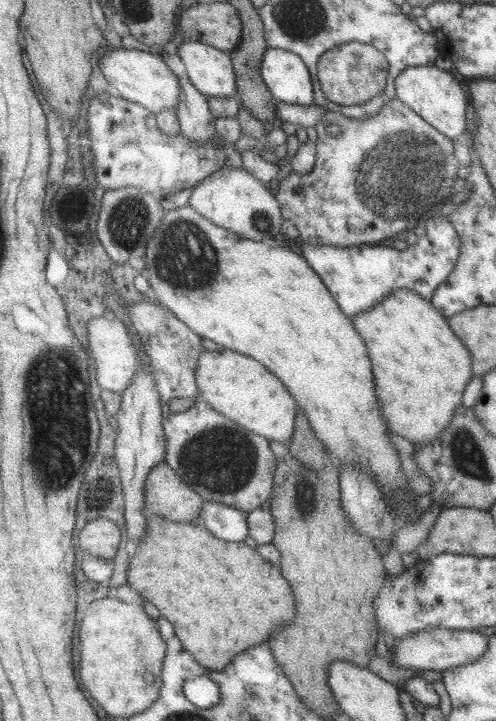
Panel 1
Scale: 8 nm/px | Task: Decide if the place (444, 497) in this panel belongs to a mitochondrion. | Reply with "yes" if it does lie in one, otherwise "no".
no

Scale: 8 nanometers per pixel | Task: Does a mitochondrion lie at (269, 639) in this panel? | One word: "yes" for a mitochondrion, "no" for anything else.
no

